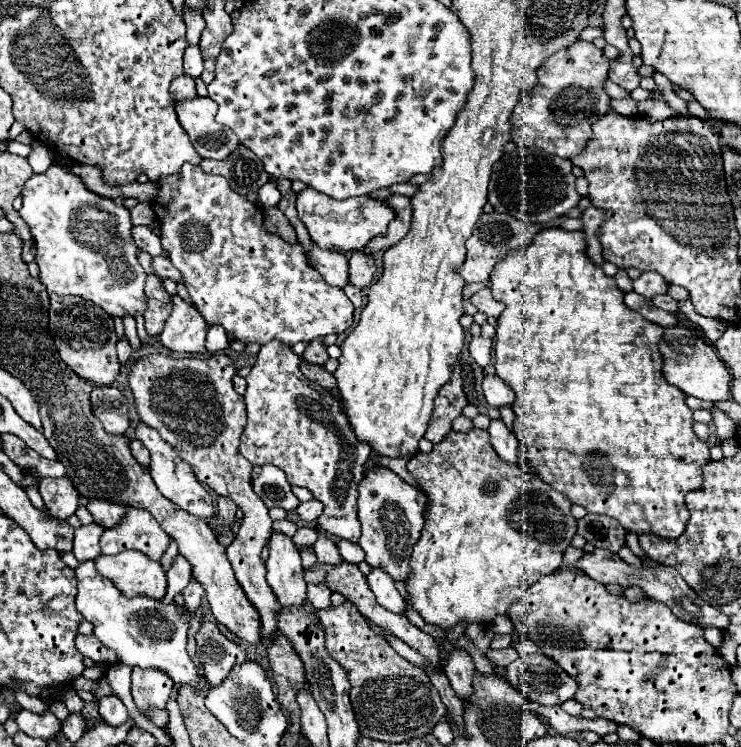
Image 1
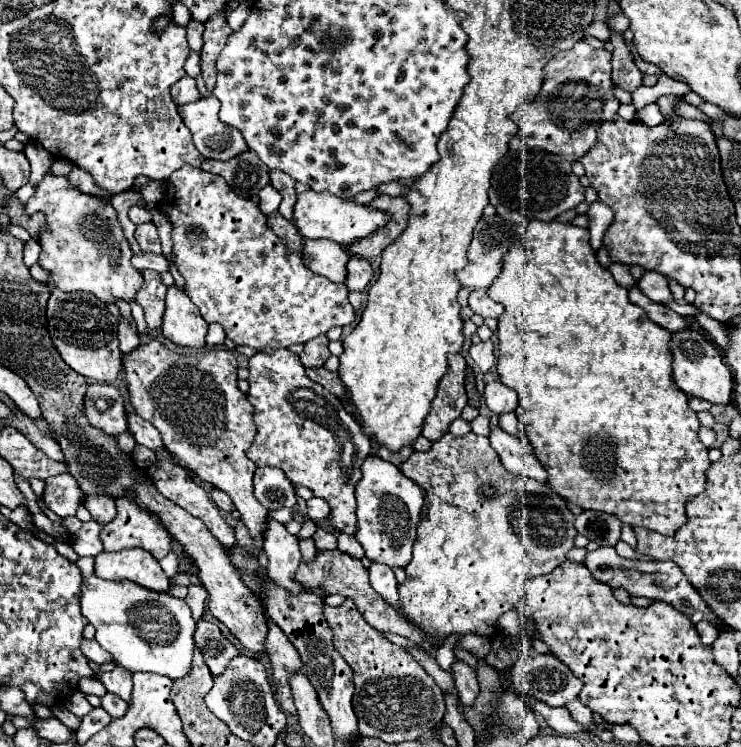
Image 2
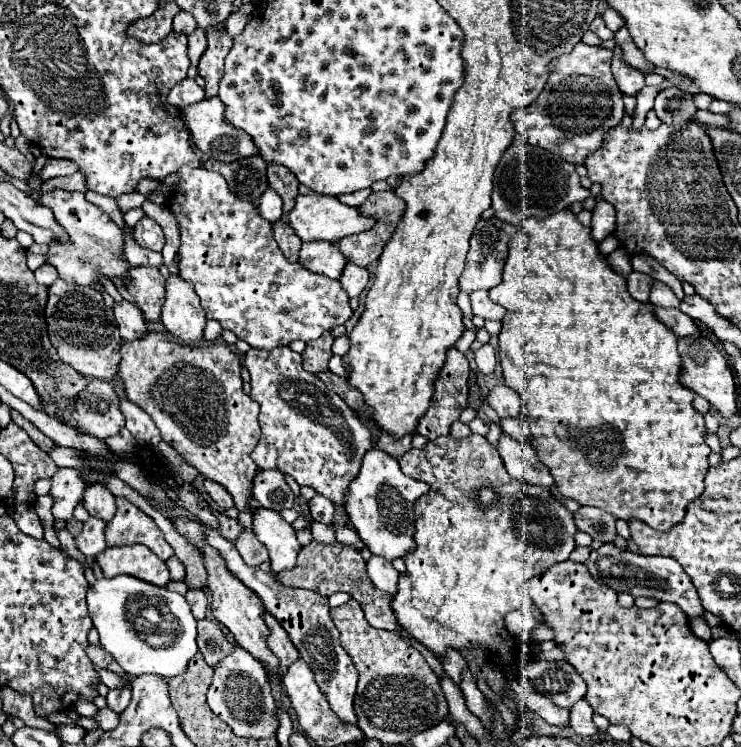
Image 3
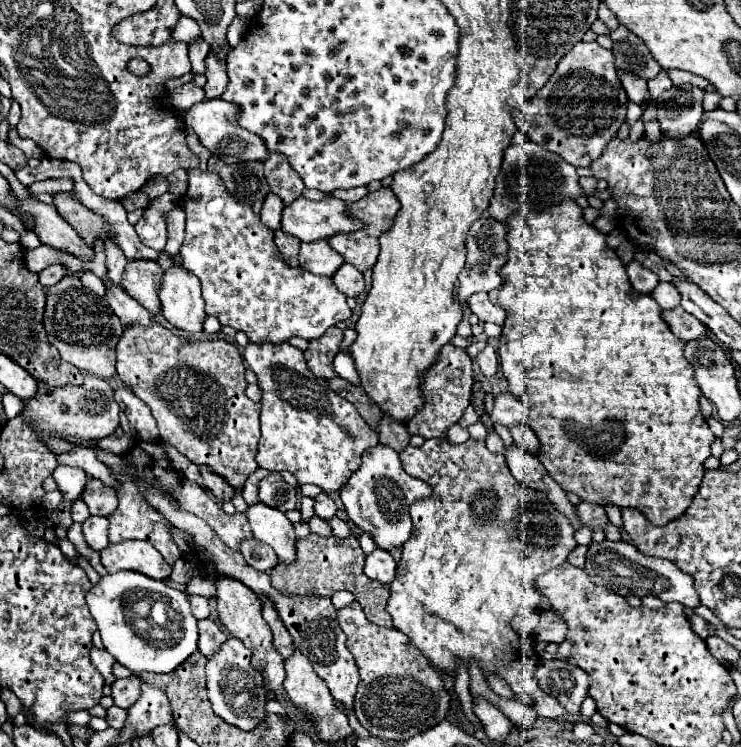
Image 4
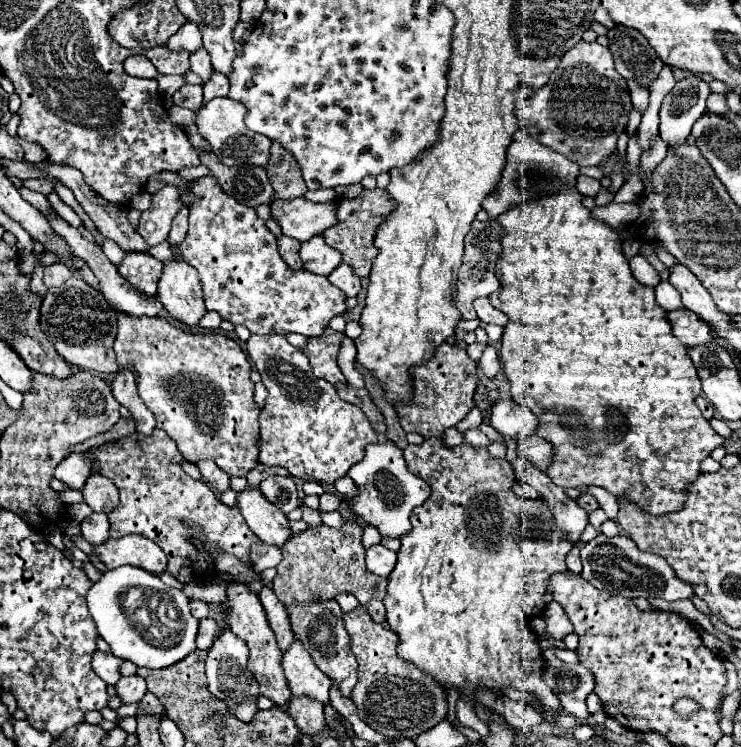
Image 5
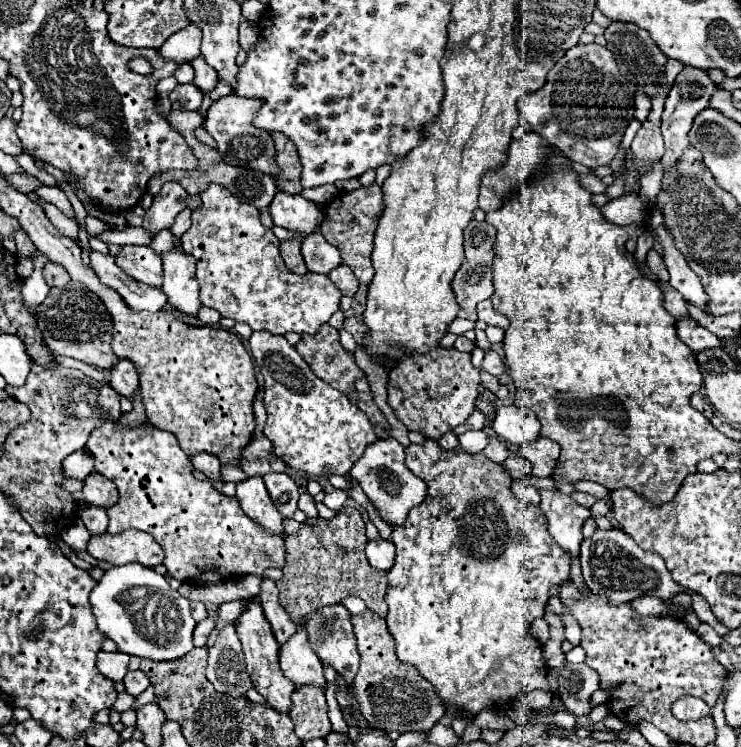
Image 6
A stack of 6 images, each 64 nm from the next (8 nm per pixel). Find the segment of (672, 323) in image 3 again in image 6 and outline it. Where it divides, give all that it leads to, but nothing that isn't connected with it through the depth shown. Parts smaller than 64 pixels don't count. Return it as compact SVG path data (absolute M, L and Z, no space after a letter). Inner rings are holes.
M682 318L676 322L680 340L694 352L702 352L708 348L720 348L720 338L702 328L694 318Z

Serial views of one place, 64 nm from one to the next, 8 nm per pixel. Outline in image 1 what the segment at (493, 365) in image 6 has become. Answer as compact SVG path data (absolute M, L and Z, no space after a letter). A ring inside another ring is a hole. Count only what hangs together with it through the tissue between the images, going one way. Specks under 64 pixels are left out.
M474 336L470 342L470 356L478 362L480 368L486 368L492 360L492 340L484 336Z

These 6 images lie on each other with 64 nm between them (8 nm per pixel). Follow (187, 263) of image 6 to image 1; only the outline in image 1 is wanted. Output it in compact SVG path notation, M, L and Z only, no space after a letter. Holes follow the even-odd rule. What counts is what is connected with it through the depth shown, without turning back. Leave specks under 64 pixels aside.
M178 294L170 296L170 300L172 312L160 334L160 342L176 352L206 352L204 338L208 324L202 320L200 312L192 304L184 302Z

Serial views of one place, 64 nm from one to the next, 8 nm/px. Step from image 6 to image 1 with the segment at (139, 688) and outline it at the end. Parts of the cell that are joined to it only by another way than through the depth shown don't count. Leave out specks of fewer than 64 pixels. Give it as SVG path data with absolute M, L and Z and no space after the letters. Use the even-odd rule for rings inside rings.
M110 694L110 696L104 696L100 700L100 716L104 718L106 724L120 726L122 722L126 722L128 710L126 710L126 706L122 704L122 700L118 696Z

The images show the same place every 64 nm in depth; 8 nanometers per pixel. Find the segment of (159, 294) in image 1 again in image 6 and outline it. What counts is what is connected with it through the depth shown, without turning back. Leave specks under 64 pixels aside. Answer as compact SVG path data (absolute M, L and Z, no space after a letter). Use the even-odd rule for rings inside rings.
M122 246L116 256L116 264L138 282L146 282L150 286L160 286L162 280L162 264L160 254L156 254L150 246Z

